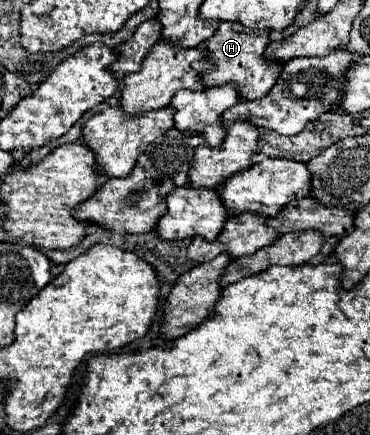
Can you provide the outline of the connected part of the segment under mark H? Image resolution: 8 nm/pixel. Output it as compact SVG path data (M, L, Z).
M221 23L217 31L201 43L201 49L207 53L207 57L201 61L193 61L193 69L197 71L201 85L205 89L235 83L241 99L247 101L261 99L271 91L281 71L281 65L265 61L263 51L267 43L269 43L269 31L257 31L257 29L245 29L243 25Z

